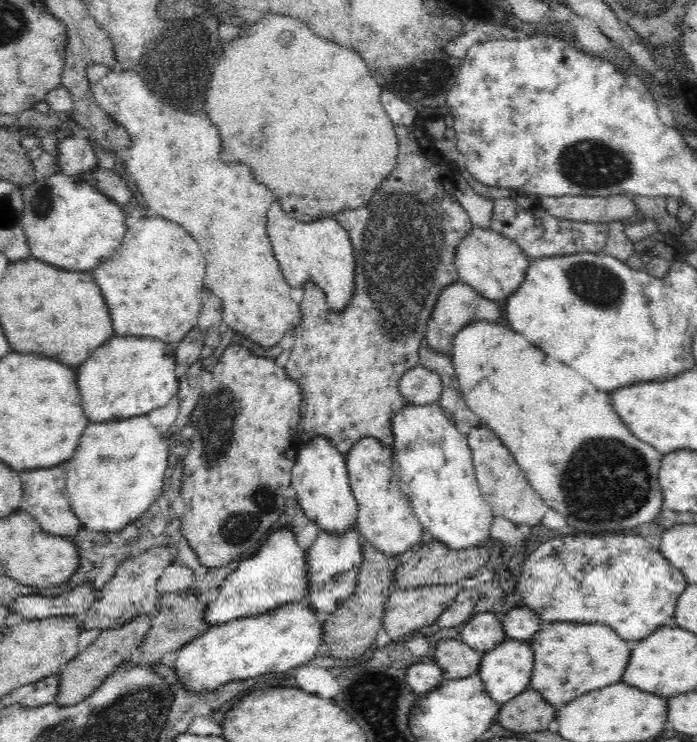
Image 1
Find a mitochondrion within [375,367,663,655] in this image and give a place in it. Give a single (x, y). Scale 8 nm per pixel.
(623, 472)

